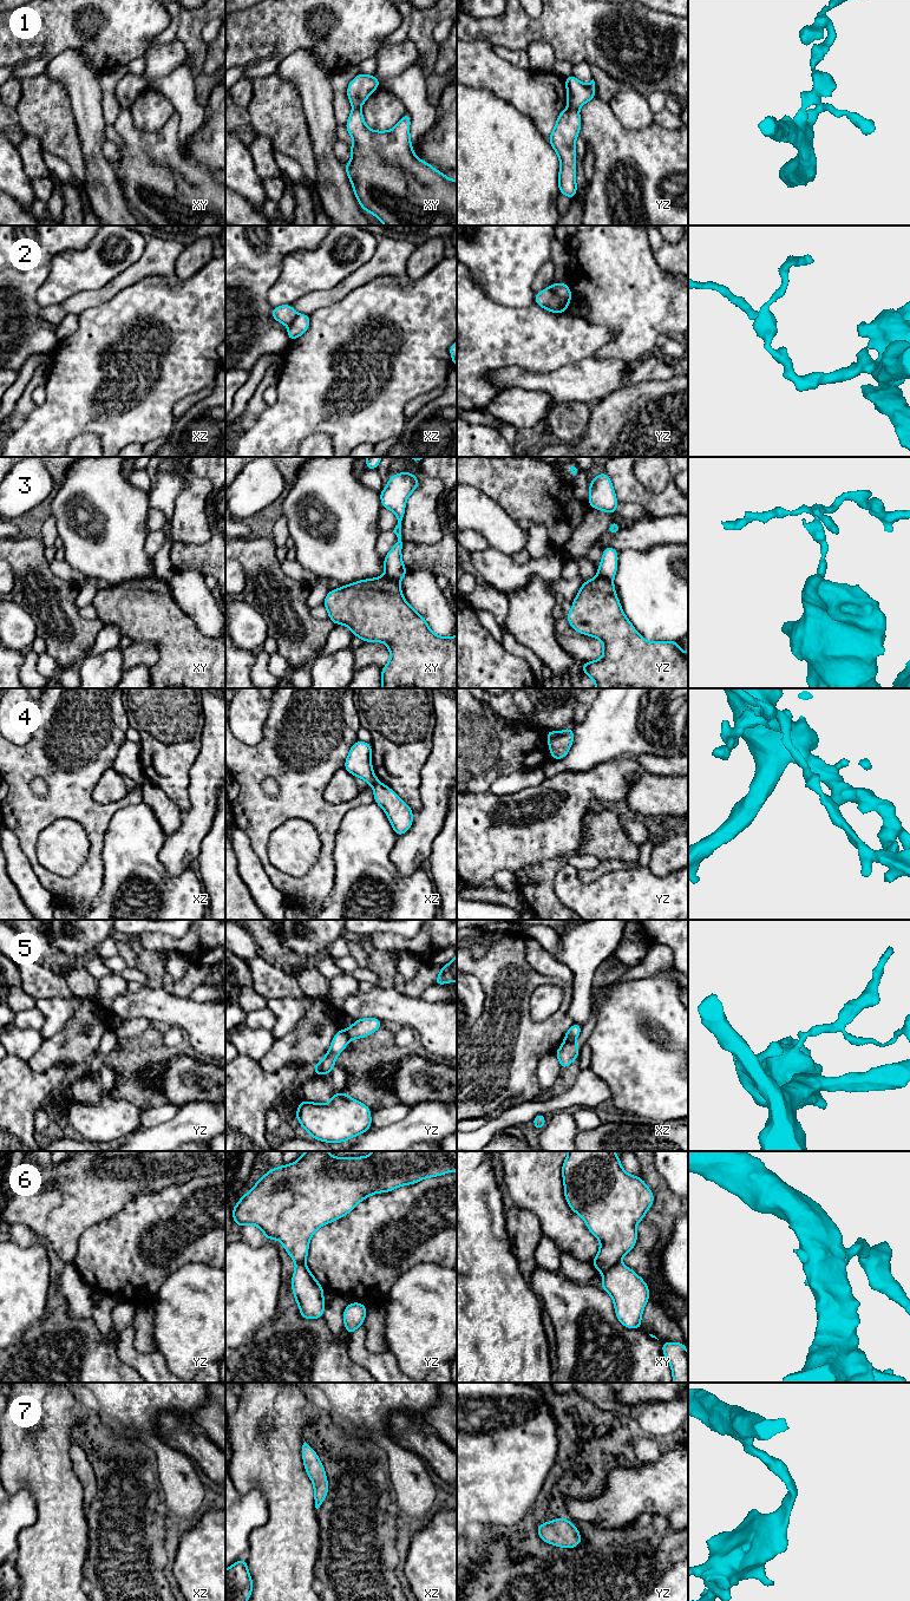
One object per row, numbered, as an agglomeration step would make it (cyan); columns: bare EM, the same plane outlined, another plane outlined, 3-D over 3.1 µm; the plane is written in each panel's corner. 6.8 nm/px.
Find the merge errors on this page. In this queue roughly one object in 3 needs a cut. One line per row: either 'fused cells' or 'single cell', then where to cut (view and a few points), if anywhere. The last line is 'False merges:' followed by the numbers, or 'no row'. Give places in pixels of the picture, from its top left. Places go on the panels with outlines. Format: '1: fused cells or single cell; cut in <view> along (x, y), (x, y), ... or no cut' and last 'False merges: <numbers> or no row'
1: fused cells; cut in yz along (569, 105), (577, 110)
2: fused cells; cut in yz along (549, 287), (568, 302)
3: fused cells; cut in yz along (597, 575), (611, 582)
4: fused cells; cut in xz along (378, 781), (372, 785)
5: fused cells; cut in xz along (564, 1040), (574, 1043)
6: fused cells; cut in xy along (619, 1261), (603, 1273)
7: single cell; no cut
False merges: 1, 2, 3, 4, 5, 6

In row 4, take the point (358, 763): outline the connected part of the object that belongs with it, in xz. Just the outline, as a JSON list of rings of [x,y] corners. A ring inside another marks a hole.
[[[356,740],[349,750],[343,769],[374,785],[378,782],[371,762],[372,744]]]

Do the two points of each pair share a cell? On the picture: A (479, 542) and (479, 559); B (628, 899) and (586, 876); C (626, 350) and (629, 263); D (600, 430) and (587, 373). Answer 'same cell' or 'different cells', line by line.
A: different cells
B: different cells
C: same cell
D: different cells

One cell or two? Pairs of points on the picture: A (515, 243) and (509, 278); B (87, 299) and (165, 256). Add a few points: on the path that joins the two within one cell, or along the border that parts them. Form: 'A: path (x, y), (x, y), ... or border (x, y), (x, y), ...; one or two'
A: path (509, 252), (509, 269); one
B: path (106, 293), (120, 281), (146, 266); one

